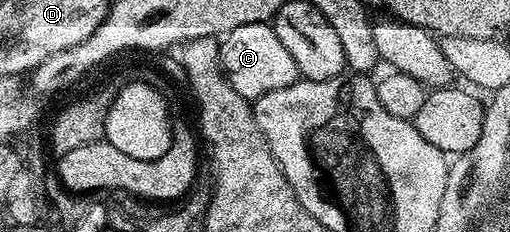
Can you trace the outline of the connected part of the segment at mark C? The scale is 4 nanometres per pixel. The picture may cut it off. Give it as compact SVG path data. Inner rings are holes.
M260 21L235 27L220 38L219 44L221 70L224 71L231 87L239 91L239 95L256 99L267 95L267 91L279 91L279 87L291 87L299 79L295 59L291 59L279 35L275 35L272 24Z

